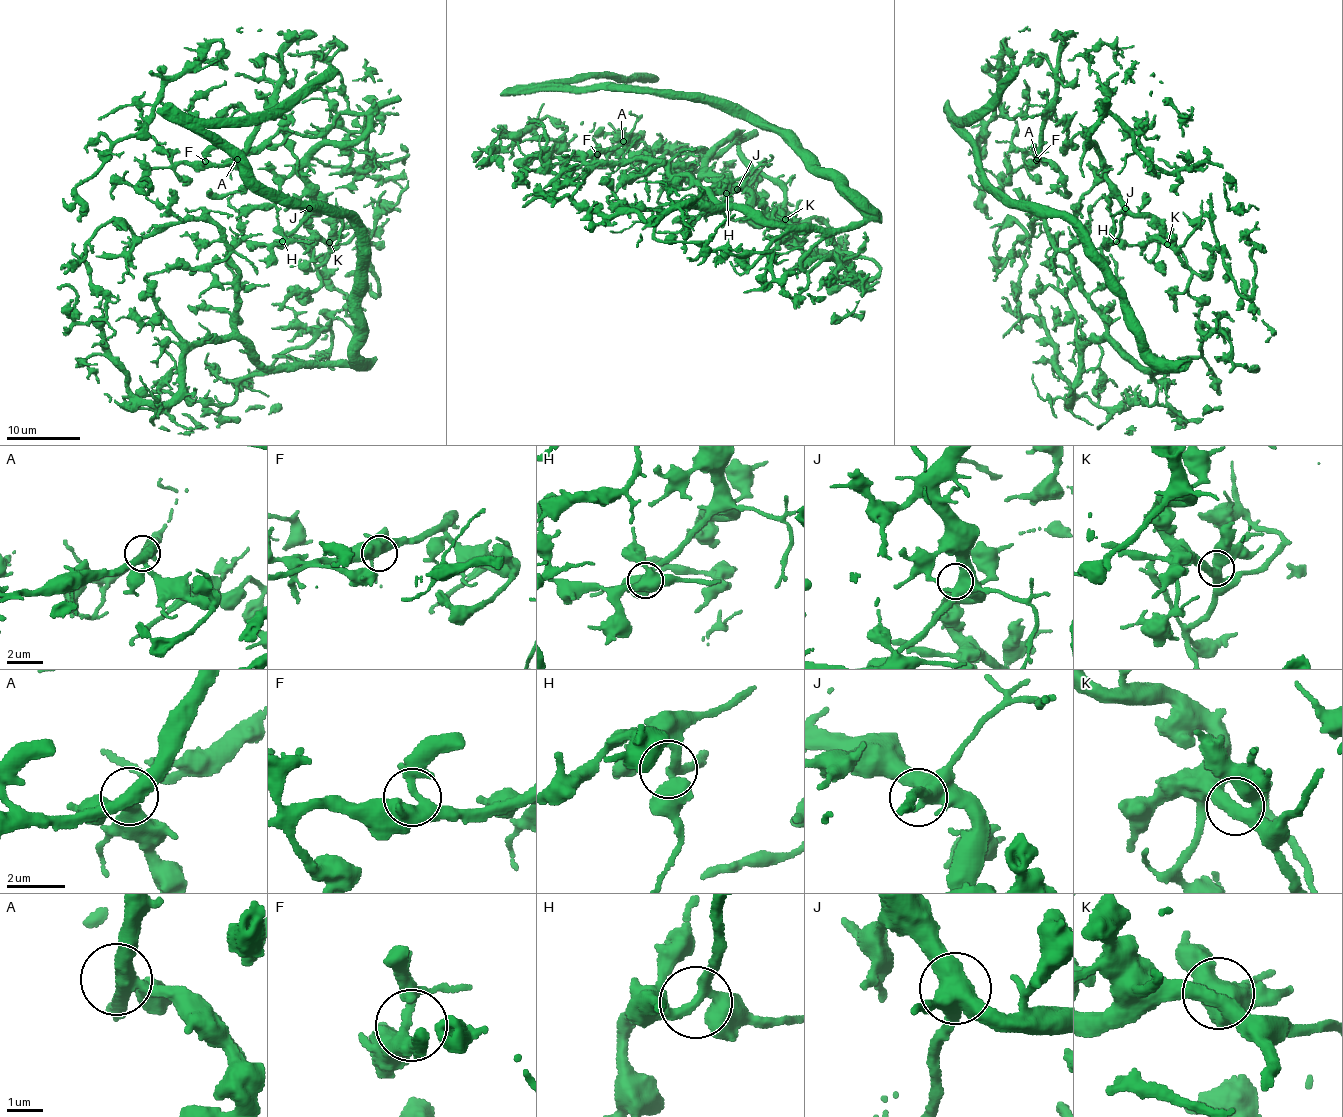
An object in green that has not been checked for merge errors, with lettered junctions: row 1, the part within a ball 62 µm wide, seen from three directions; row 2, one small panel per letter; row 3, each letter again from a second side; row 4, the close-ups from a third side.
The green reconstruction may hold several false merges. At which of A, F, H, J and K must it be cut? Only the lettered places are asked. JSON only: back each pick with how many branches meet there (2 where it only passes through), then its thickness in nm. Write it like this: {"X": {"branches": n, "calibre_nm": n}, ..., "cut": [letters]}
{"cut": []}

